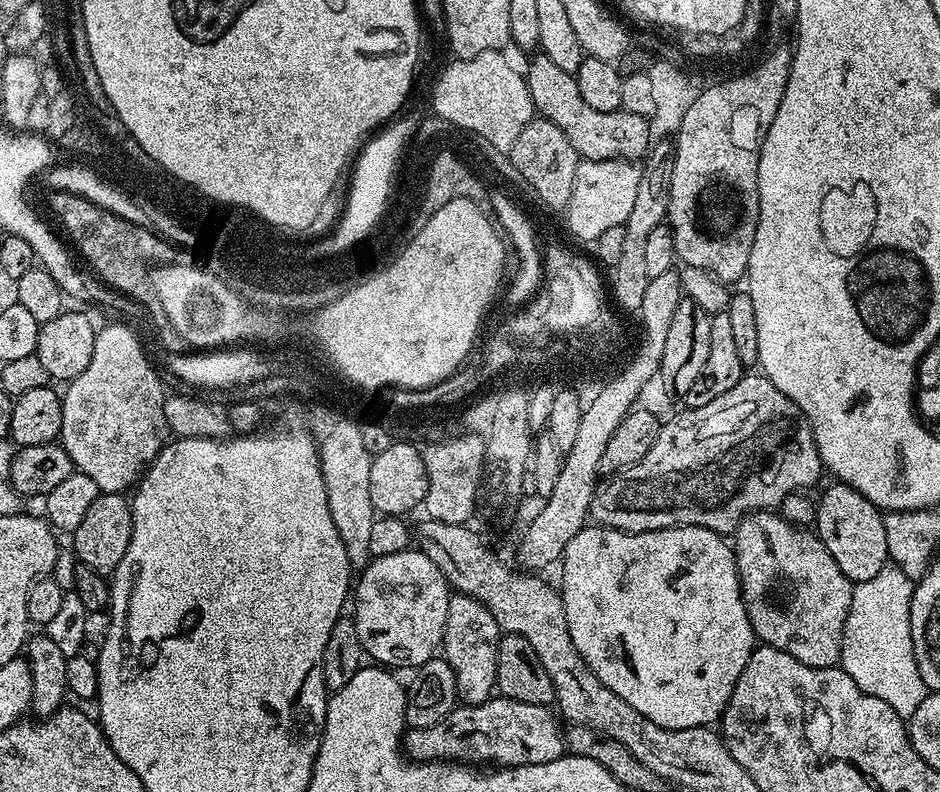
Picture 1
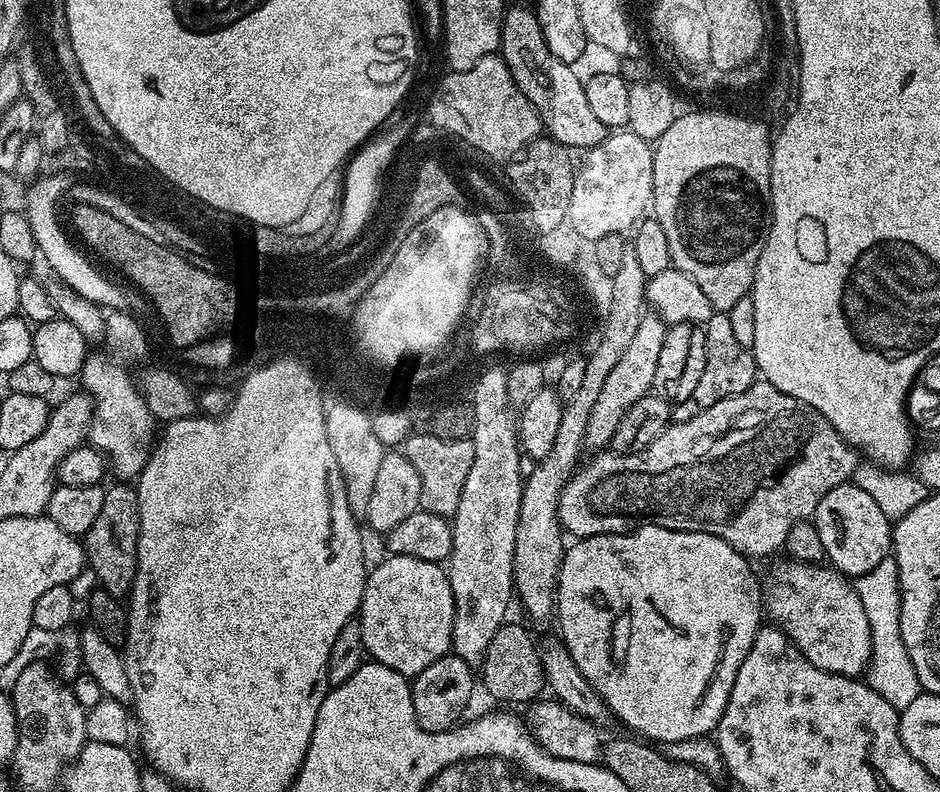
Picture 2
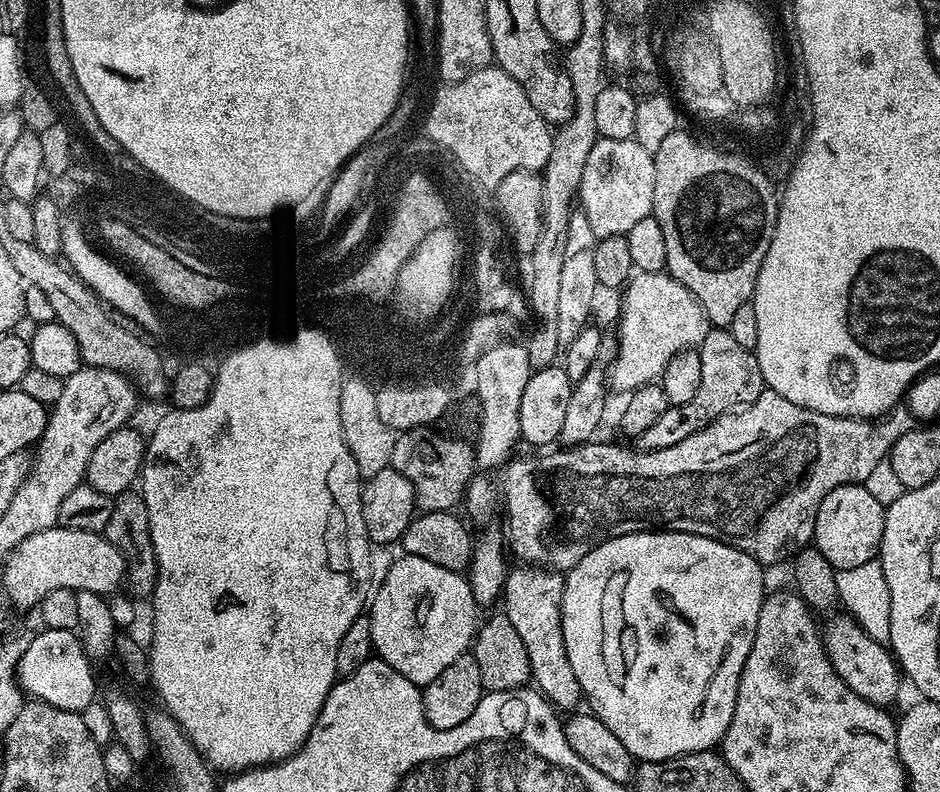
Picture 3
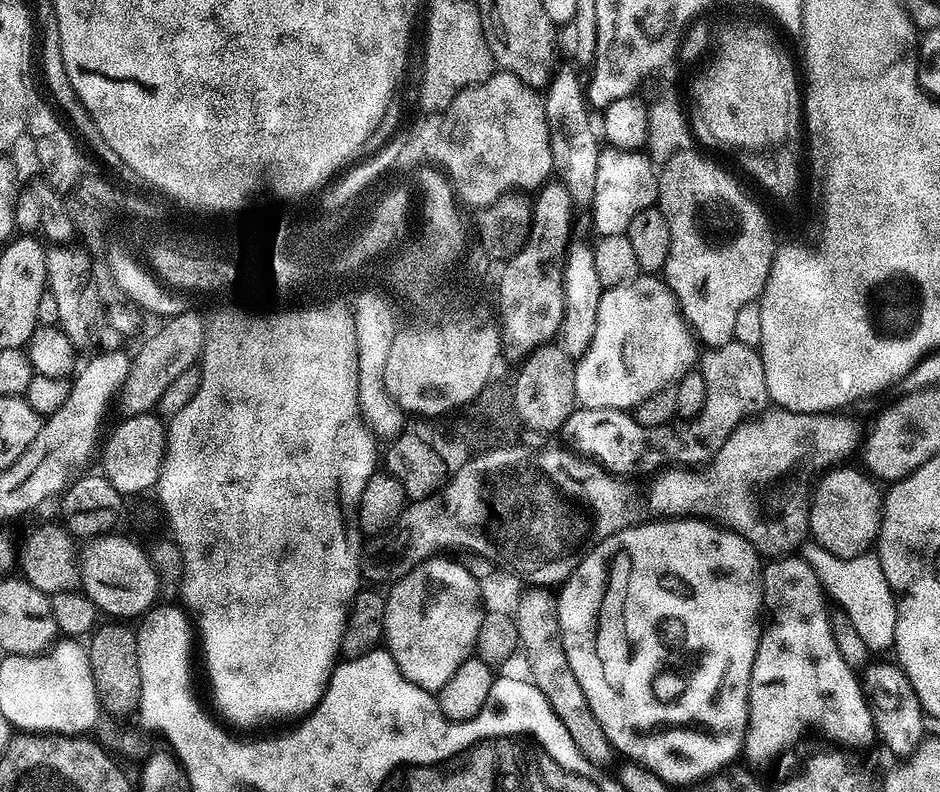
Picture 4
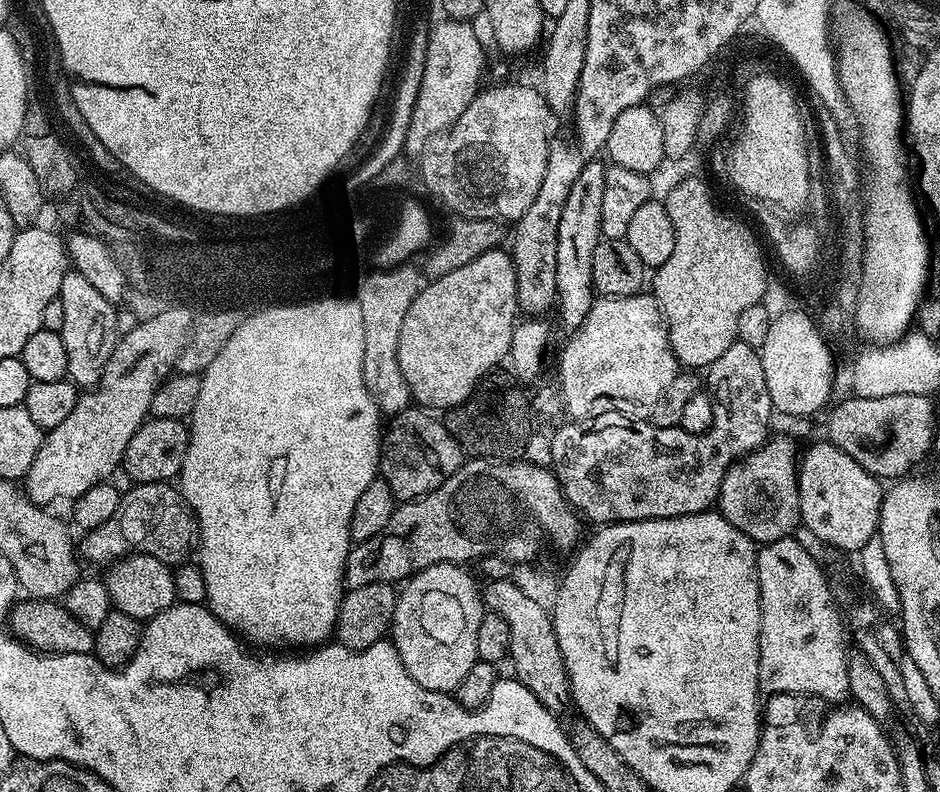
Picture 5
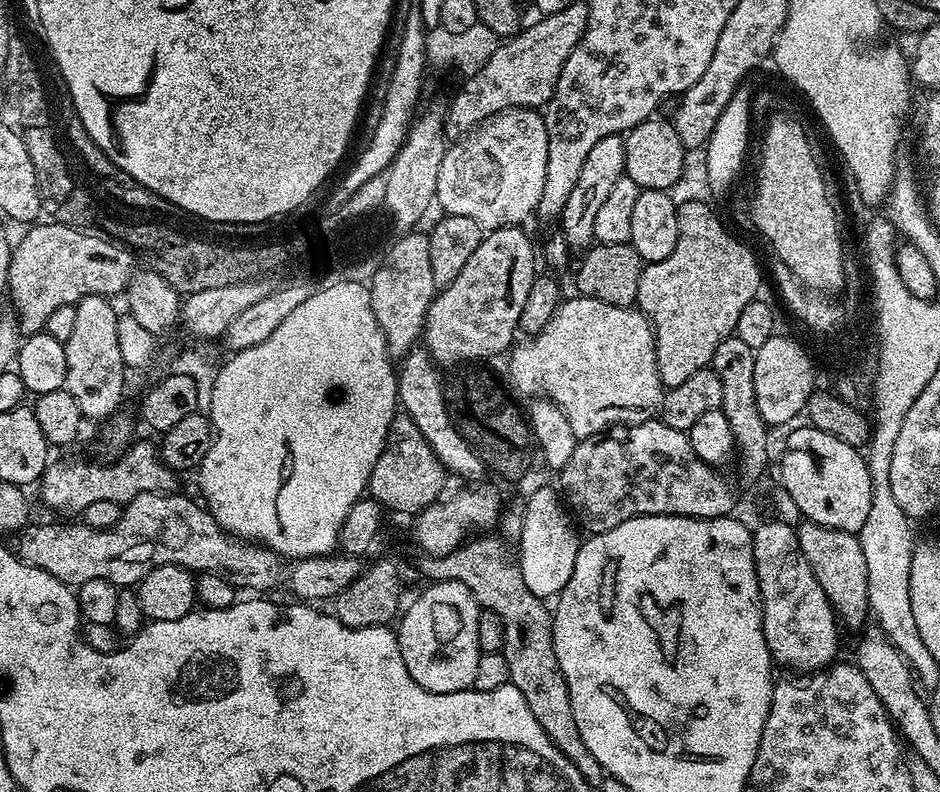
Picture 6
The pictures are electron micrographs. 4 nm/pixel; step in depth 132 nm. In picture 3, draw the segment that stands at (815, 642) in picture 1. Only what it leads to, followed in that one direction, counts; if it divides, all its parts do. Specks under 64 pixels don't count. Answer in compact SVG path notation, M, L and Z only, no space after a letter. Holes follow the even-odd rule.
M832 614L829 619L822 624L822 639L824 641L824 652L830 658L838 678L850 686L866 702L889 706L896 700L896 695L900 692L901 673L898 671L898 665L889 649L878 643L870 634L860 625L857 620L853 620L847 614Z

